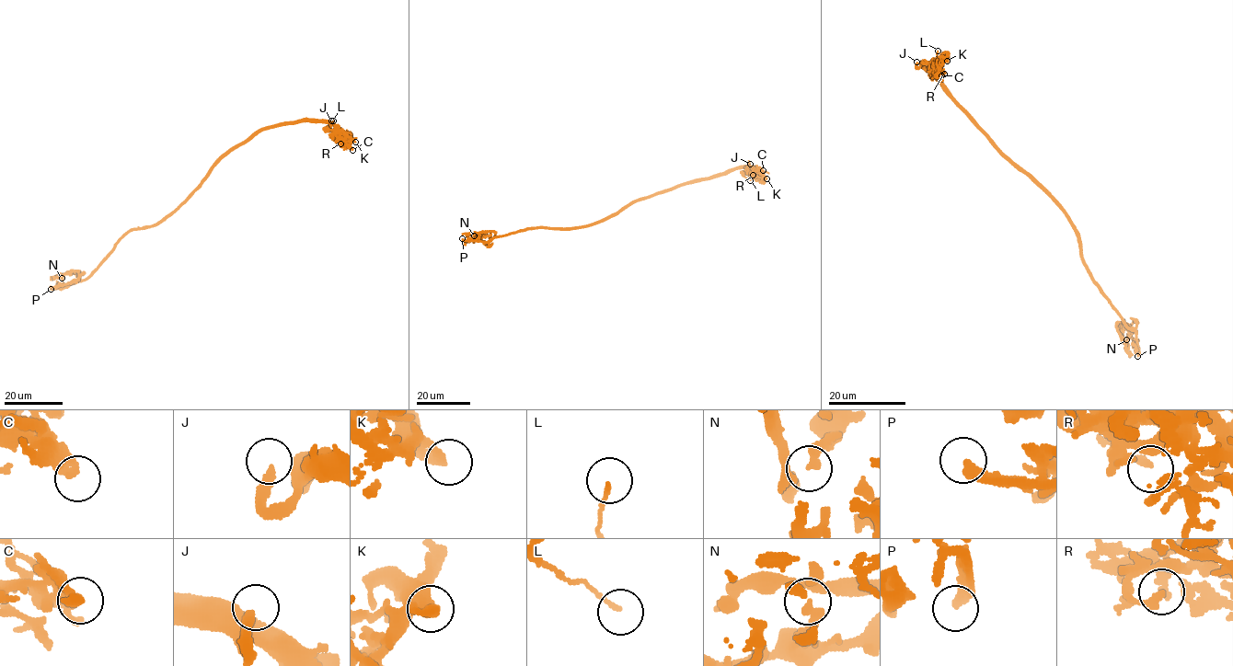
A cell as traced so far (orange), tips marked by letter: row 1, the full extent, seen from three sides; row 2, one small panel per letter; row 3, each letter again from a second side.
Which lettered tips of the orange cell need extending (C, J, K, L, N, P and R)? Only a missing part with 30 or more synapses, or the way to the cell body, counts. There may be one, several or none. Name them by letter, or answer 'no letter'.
J

